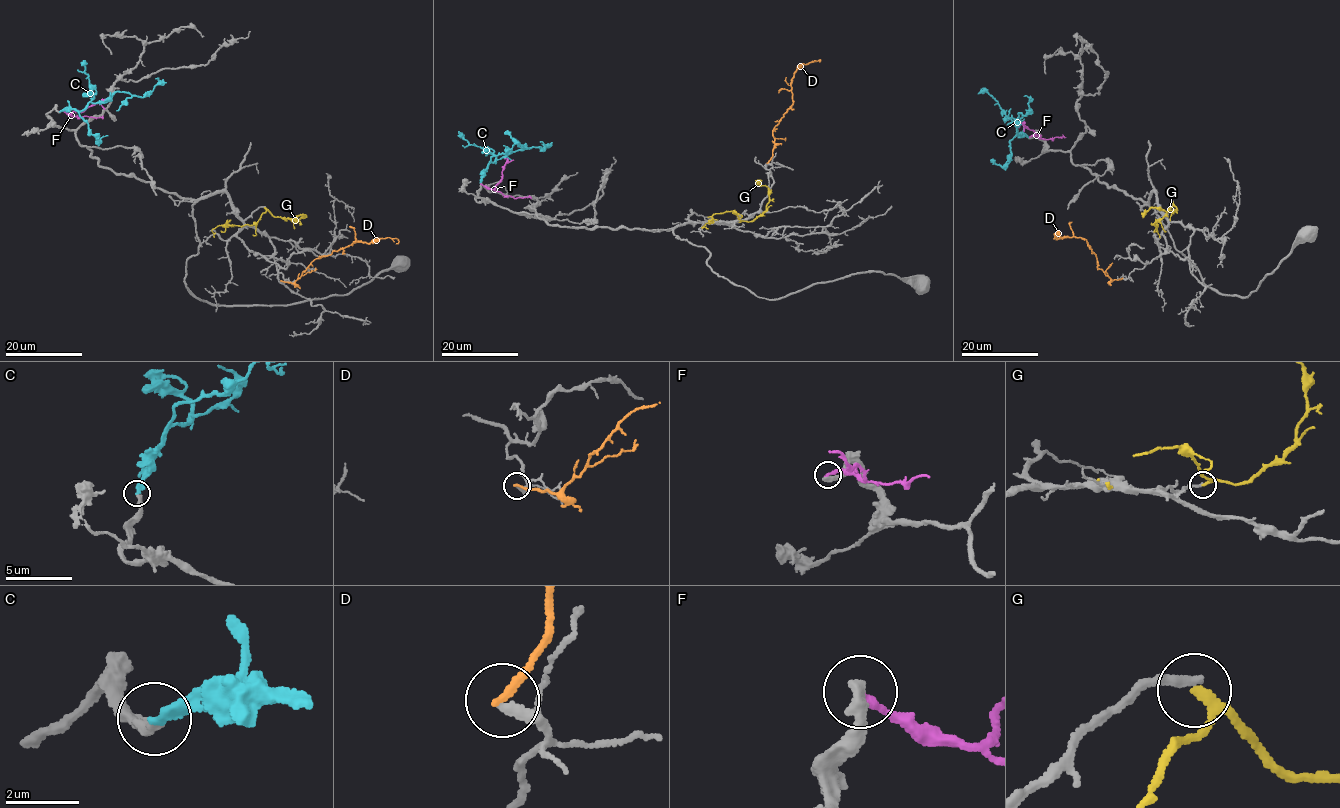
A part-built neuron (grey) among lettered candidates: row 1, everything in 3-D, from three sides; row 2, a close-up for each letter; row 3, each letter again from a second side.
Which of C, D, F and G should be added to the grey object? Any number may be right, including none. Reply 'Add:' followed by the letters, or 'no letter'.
Add: C

